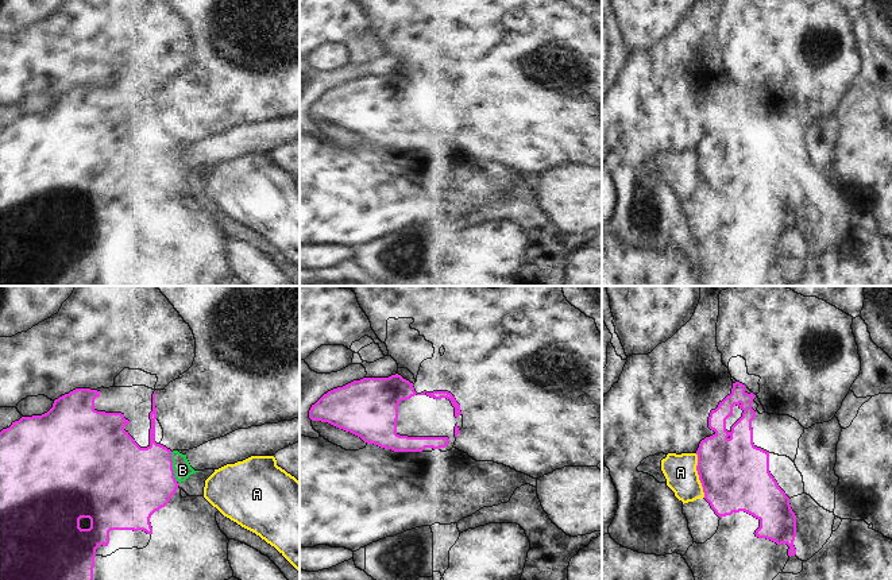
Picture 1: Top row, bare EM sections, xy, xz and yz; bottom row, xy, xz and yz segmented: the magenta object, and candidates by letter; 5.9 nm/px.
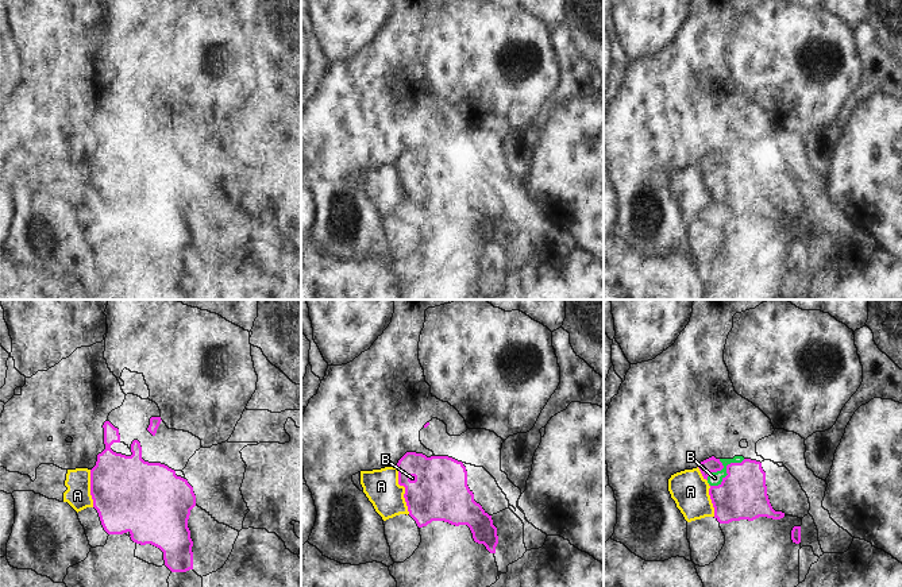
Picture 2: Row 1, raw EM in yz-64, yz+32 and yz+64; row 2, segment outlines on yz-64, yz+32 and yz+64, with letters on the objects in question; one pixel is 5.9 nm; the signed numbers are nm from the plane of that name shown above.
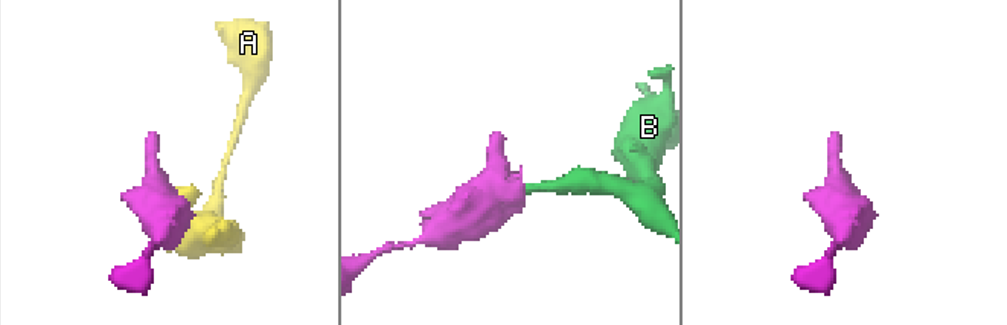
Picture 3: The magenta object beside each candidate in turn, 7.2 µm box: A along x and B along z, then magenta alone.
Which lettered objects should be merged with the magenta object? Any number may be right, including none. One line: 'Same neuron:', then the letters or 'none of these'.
Same neuron: B

